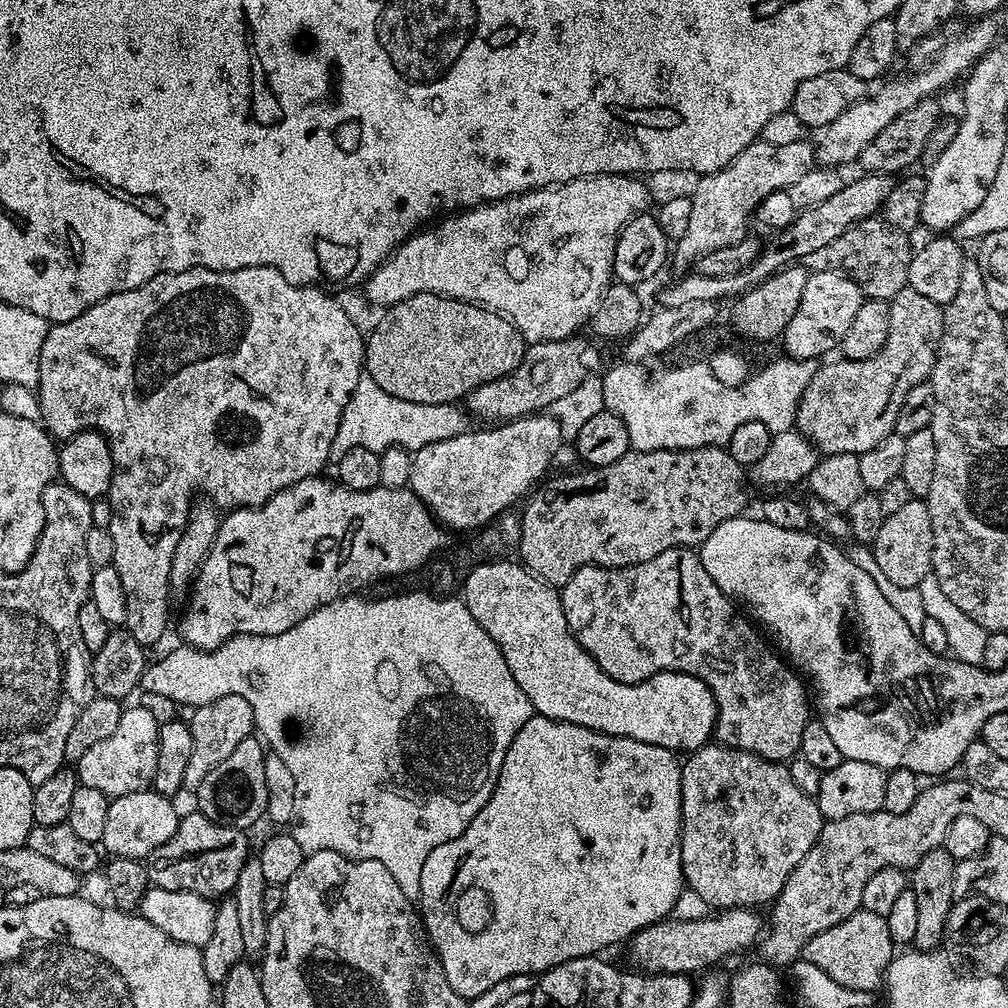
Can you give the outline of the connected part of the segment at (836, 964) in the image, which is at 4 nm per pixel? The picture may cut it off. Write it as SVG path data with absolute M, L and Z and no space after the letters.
M861 910L838 922L838 926L830 926L830 930L814 934L814 938L806 942L802 959L818 966L827 977L834 978L841 986L855 992L876 992L879 984L881 987L885 983L888 963L893 955L894 945L890 938L888 918Z

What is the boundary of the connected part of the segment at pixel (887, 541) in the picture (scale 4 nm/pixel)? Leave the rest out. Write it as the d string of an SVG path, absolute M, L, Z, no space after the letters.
M914 498L896 513L884 517L882 530L870 545L870 556L874 561L874 568L876 564L875 571L885 581L888 579L896 588L916 590L919 589L922 578L932 572L933 550L934 530L930 526L930 510L923 499Z

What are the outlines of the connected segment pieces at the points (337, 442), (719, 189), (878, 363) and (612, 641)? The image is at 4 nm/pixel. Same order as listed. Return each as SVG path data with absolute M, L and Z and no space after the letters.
M367 374L361 375L358 386L354 386L354 394L350 394L350 402L346 402L346 410L338 422L338 434L334 434L334 442L330 446L329 461L333 465L342 462L342 454L346 450L365 448L375 452L384 452L388 448L407 448L416 453L422 446L430 446L434 442L442 442L446 438L454 438L458 434L469 431L469 417L465 409L455 404L419 404L406 402L402 398L394 398L374 382Z
M767 138L746 146L734 162L730 162L722 170L710 172L699 177L696 189L690 192L690 223L686 234L675 241L674 260L680 264L695 265L702 254L710 254L710 250L718 250L722 246L737 244L749 235L748 220L753 219L756 208L766 198L766 194L783 192L802 174L806 174L814 166L814 148L804 140L788 140L785 144L771 144Z
M907 287L898 290L898 294L890 301L890 338L886 338L886 346L874 354L874 358L865 360L846 360L832 358L817 367L814 378L810 378L810 386L802 394L796 411L795 431L800 432L815 446L816 451L830 454L854 454L859 456L866 450L874 450L882 438L896 431L898 410L902 410L902 402L906 394L914 390L924 380L929 379L936 361L936 351L944 333L943 307L930 298L918 294L918 290Z
M671 548L662 554L658 554L658 558L650 558L650 562L642 562L641 564L626 566L625 568L600 568L596 564L591 564L577 570L559 589L559 593L562 610L566 614L568 629L572 631L577 642L591 654L594 662L598 662L598 666L602 666L602 670L606 670L606 674L610 674L610 678L614 678L623 684L637 684L643 680L649 680L651 676L659 672L685 672L691 676L696 676L702 682L706 682L706 686L712 691L716 699L714 736L719 743L725 744L728 748L746 750L750 754L758 754L762 758L777 762L791 761L799 753L800 743L802 742L802 730L806 730L810 719L810 713L808 713L809 689L806 687L806 684L806 689L804 689L803 682L795 676L797 673L783 659L780 661L768 649L767 642L752 629L753 621L747 615L744 617L736 609L739 607L716 585L714 578L710 578L710 574L706 574L706 566L702 566L699 555L693 549Z

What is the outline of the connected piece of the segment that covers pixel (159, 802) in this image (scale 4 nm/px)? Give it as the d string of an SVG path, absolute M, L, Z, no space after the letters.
M145 790L109 799L106 810L106 827L102 829L100 839L103 851L105 853L108 851L107 855L112 858L121 856L141 862L147 861L148 856L154 854L154 850L158 850L158 846L162 846L162 842L170 842L170 838L174 838L174 830L178 830L181 813L176 812L176 808L172 804L175 803L169 797L158 794L155 790Z

